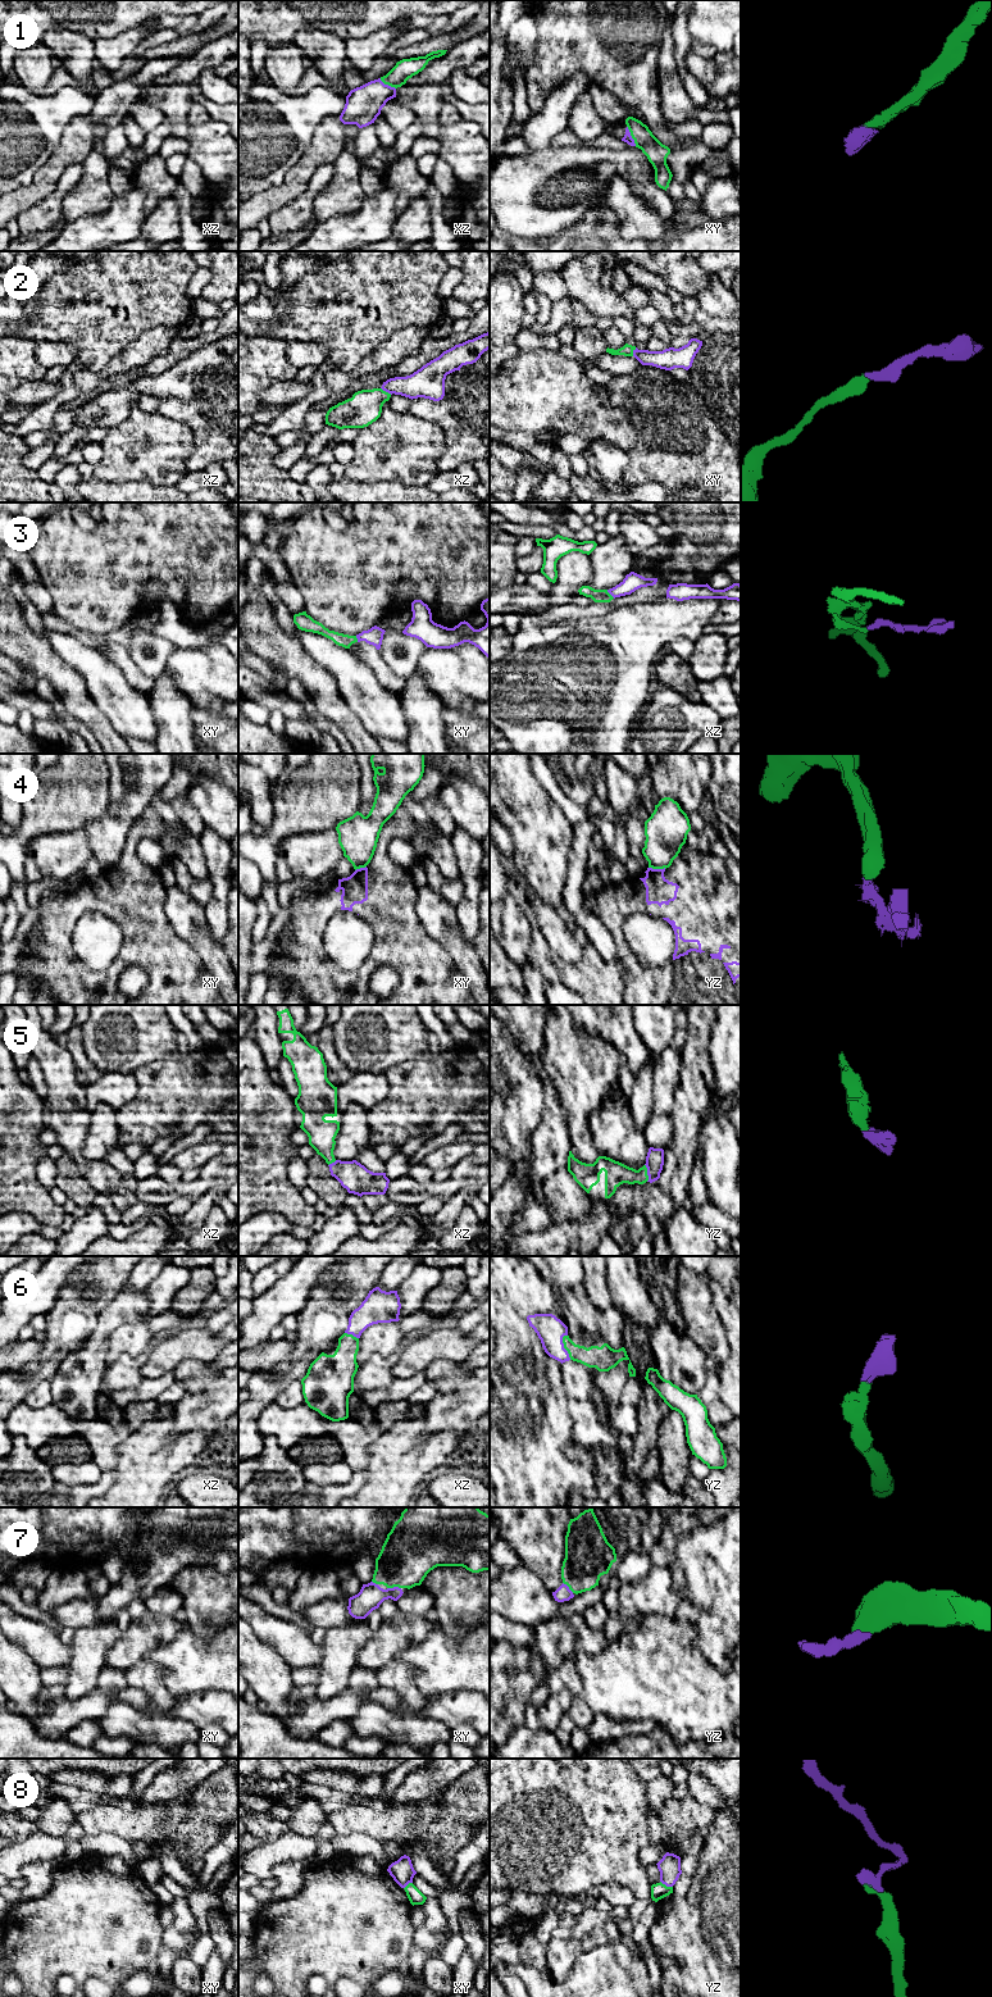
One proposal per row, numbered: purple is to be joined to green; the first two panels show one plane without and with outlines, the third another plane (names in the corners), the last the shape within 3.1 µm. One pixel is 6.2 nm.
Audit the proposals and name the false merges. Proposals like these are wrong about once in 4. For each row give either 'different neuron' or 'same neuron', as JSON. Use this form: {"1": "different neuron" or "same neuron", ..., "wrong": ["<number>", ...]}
{"1": "same neuron", "2": "same neuron", "3": "same neuron", "4": "different neuron", "5": "same neuron", "6": "same neuron", "7": "same neuron", "8": "same neuron", "wrong": ["4"]}

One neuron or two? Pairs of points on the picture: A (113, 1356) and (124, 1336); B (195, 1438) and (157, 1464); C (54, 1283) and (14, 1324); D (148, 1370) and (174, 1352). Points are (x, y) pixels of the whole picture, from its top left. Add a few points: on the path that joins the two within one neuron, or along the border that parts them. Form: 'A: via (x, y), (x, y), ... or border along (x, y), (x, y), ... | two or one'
A: via (114, 1351), (121, 1341) | one
B: via (186, 1447), (165, 1455) | one
C: via (42, 1296), (42, 1308), (27, 1311) | one
D: via (154, 1367), (168, 1352) | one

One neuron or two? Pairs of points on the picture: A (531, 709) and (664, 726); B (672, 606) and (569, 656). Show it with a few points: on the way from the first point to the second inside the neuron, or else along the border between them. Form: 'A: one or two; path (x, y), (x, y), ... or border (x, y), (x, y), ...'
A: two; border (650, 696), (632, 724), (629, 740)
B: one; path (646, 628), (635, 635), (605, 660), (595, 660)

